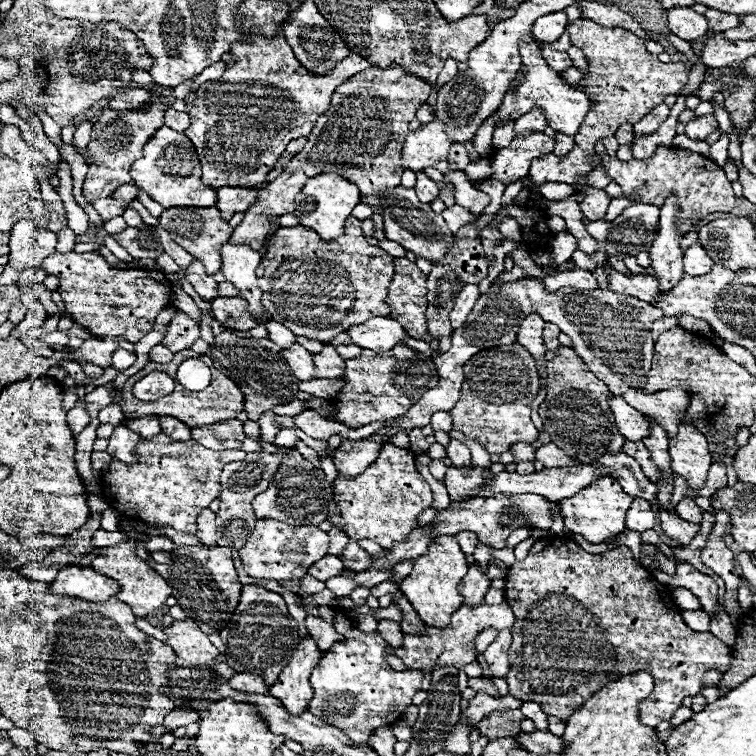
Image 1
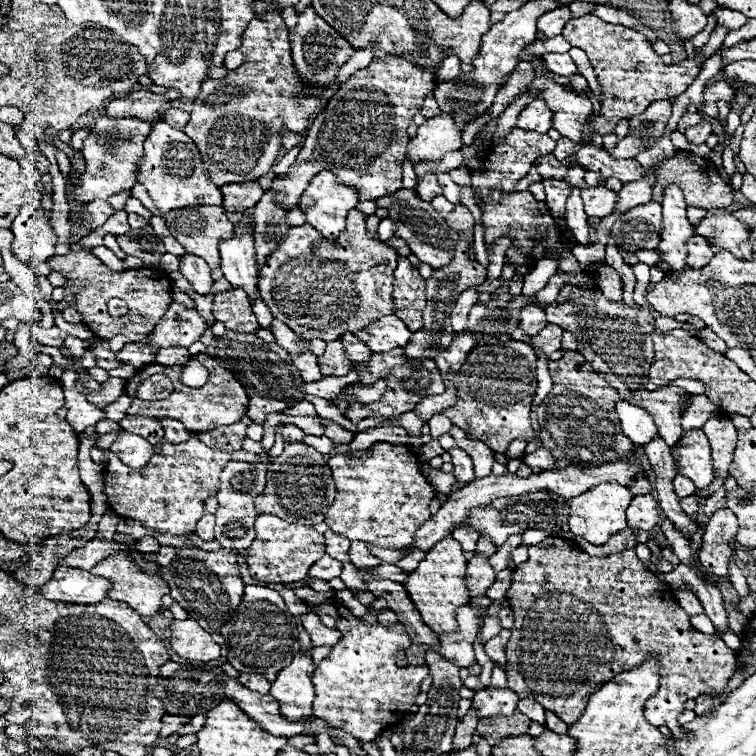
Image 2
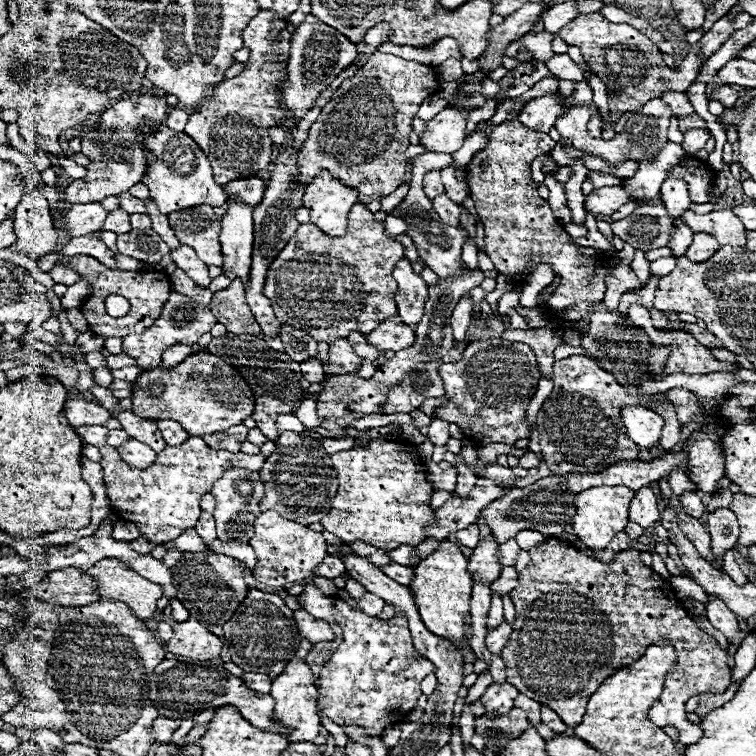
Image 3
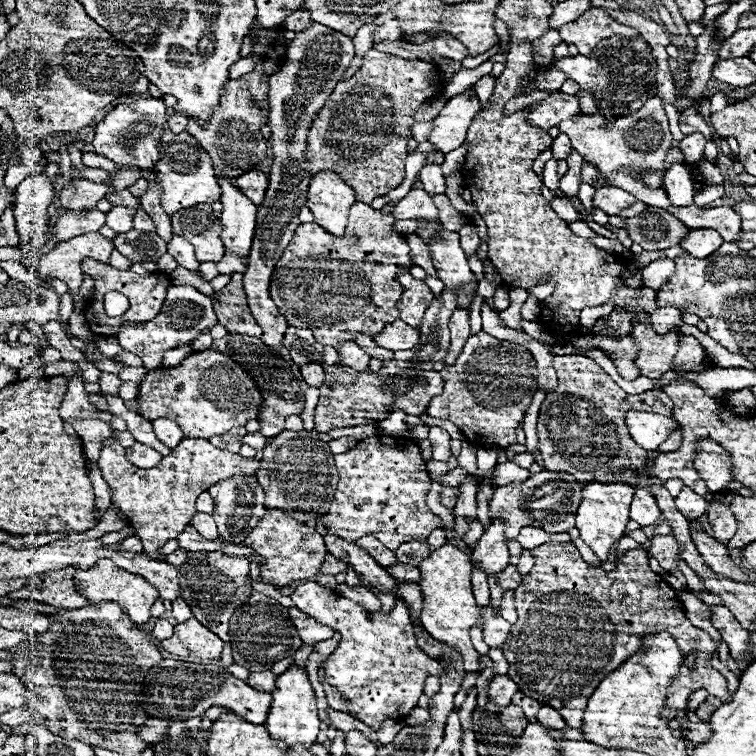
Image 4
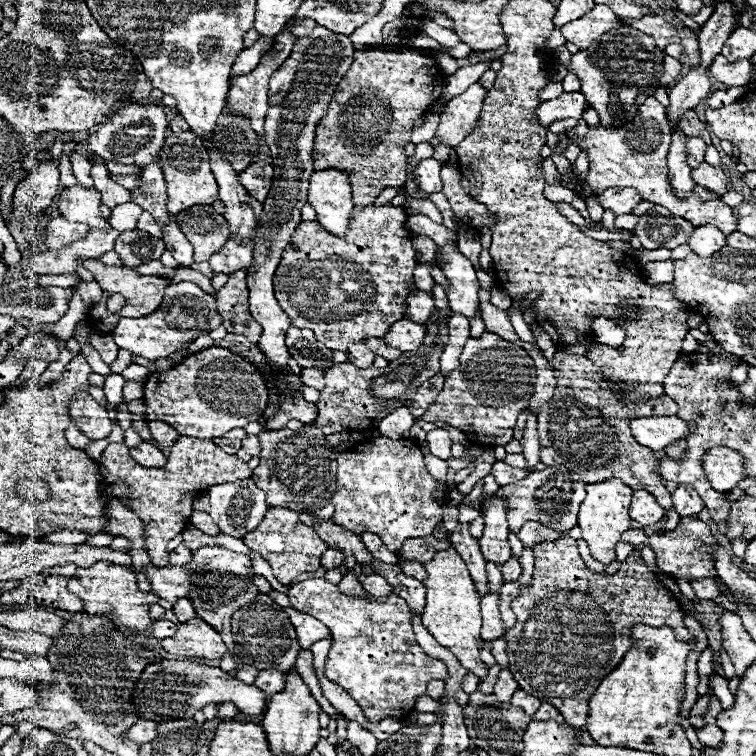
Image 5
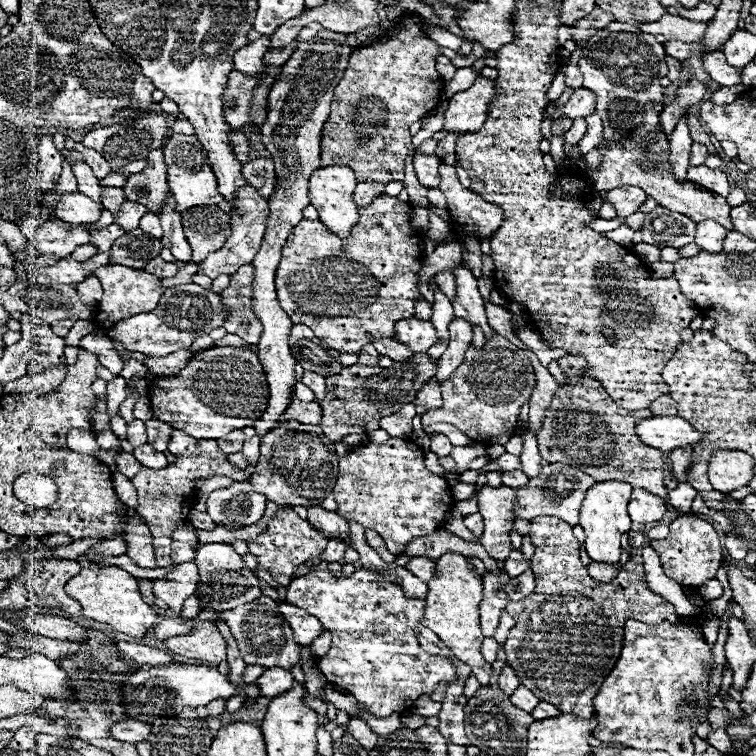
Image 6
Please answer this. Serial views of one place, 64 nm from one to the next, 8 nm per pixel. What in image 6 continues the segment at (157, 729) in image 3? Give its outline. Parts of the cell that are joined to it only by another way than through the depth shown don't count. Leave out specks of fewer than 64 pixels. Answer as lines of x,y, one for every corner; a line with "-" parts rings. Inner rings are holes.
128,720
128,722
122,722
122,724
114,724
110,728
110,734
112,738
118,738
122,742
144,742
150,738
150,724
146,722
140,722
140,720

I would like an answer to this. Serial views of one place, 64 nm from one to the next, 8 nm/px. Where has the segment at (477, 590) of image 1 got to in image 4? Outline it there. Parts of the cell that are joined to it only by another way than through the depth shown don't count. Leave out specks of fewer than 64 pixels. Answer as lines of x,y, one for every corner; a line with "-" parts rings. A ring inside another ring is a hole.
492,522
484,536
478,540
472,552
472,564
478,566
488,576
500,574
508,566
508,548
504,542
504,524

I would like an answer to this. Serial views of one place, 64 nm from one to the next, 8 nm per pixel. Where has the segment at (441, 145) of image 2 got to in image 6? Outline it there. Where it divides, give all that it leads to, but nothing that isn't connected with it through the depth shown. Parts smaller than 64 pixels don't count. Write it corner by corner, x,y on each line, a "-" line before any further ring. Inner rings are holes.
482,76
474,84
450,98
448,110
444,112
444,128
448,134
470,134
480,130
486,120
488,102
494,96
496,82
490,82

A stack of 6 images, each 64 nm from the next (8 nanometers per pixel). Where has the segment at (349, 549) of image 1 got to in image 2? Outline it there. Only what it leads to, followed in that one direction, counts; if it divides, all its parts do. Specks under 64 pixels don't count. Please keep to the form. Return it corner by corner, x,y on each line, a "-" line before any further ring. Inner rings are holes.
352,542
352,544
350,544
350,550
348,550
348,558
350,558
350,562
352,562
356,568
360,568
360,566
374,568
374,566
382,564
380,558
376,558
376,556
370,554
370,550
366,548
364,542

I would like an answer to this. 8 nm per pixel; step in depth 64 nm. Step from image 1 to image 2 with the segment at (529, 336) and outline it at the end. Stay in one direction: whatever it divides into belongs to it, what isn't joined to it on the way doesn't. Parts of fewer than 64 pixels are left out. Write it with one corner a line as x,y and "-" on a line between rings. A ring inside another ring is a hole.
526,308
526,310
520,310
520,330
532,338
532,334
538,334
544,326
546,326
546,316
542,312
542,308
-
536,350
536,356
538,356
538,392
536,392
536,398
534,398
534,406
538,406
542,402
542,398
548,394
548,390
552,390
552,380
550,380
550,374
548,374
548,360
546,356
540,354
540,350

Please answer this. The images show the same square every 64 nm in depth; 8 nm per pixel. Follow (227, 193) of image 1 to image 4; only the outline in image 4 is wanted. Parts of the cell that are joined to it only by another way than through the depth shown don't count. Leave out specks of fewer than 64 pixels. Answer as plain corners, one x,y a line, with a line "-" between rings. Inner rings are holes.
252,170
240,178
234,178
232,180
232,186
236,186
246,198
250,198
256,206
264,200
264,194
266,194
266,186
268,186
268,176
260,170

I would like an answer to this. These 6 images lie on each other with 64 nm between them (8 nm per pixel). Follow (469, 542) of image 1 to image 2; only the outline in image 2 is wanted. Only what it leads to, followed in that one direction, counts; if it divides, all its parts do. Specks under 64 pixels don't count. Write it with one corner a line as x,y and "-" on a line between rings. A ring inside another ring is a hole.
460,528
460,530
456,530
452,536
462,544
462,548
464,548
466,552
474,552
476,542
478,542
478,538
480,538
480,534
478,534
476,530
472,530
472,528

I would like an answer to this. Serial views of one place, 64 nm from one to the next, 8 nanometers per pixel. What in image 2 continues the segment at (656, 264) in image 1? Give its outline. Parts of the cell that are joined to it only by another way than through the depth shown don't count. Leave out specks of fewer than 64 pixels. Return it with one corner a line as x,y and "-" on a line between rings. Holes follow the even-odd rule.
670,184
664,190
662,202
662,230
660,244
656,250
660,252
660,260
670,264
666,276
676,276
676,270
684,270
686,266
686,242
692,236
692,226
686,218
686,204
682,190
676,184

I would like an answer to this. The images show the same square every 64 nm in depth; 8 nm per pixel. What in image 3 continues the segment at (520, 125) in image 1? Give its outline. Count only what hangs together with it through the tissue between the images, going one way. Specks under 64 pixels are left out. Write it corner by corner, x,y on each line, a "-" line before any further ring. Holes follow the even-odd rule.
548,94
548,96
540,96
540,98
534,98
530,100
524,110
520,112
518,120
530,128
530,130
536,130
536,132
548,132
556,118
562,116
566,112
568,106
562,104
562,100
556,96
556,94

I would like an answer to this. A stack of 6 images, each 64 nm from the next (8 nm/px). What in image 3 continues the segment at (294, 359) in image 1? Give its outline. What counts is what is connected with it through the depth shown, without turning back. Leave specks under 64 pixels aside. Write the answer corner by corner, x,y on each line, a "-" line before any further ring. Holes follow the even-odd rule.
308,358
308,360
300,362
300,368
302,368
302,374
308,382
316,384
316,382
324,380
324,370
322,370
322,364
318,358

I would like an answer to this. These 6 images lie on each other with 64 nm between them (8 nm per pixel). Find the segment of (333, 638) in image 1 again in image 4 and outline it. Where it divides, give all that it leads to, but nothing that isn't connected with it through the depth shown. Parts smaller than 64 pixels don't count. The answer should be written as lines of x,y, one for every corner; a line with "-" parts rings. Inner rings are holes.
290,608
290,618
292,618
292,622
294,622
294,626
296,626
304,644
312,646
320,640
328,640
328,638
334,636
334,630
330,626
324,626
324,624
316,622
312,616
304,614
298,608

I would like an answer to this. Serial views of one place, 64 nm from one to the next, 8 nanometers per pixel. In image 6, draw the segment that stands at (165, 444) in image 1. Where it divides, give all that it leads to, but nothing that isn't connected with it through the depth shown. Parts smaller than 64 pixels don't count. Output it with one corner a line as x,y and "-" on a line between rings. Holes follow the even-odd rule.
174,430
174,436
168,444
168,450
178,458
176,462
168,464
164,470
148,470
140,466
132,453
125,452
122,448
114,448
117,452
116,465
110,467
110,472
124,474
136,488
138,494
138,514
144,518
152,532
152,546
154,546
154,556
158,566
170,566
170,544
172,544
172,532
188,518
188,512
192,510
192,504
196,500
194,486
196,480
200,478
212,478
212,476
226,476
230,480
242,482
248,478
248,474
242,468
236,468
228,462
226,454
220,450
216,442
200,442
196,438
190,438
182,430
-
154,480
154,482
150,482

